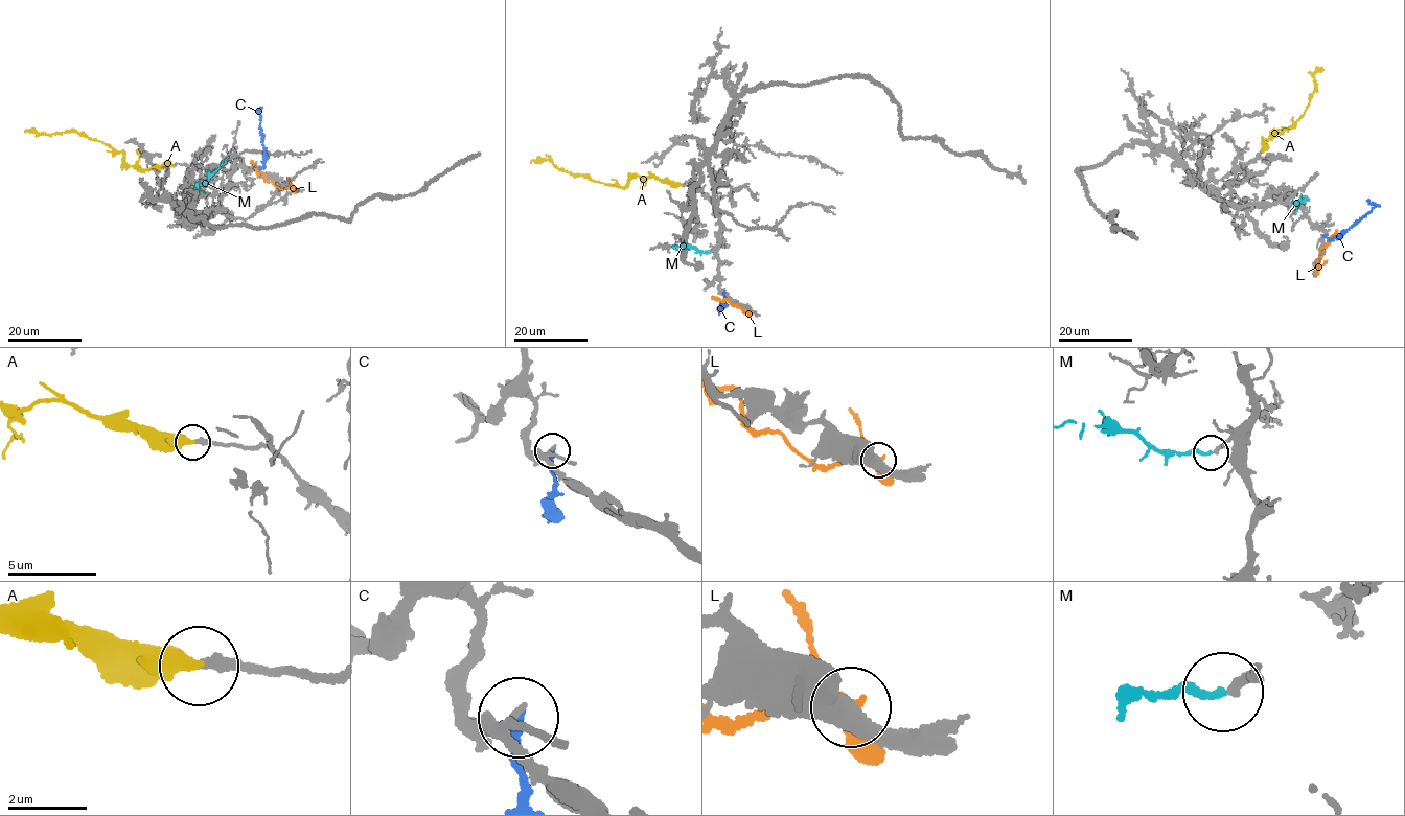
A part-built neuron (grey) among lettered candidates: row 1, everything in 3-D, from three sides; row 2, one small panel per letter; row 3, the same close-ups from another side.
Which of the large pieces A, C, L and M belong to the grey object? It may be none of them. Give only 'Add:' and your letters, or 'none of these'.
Add: A, M

